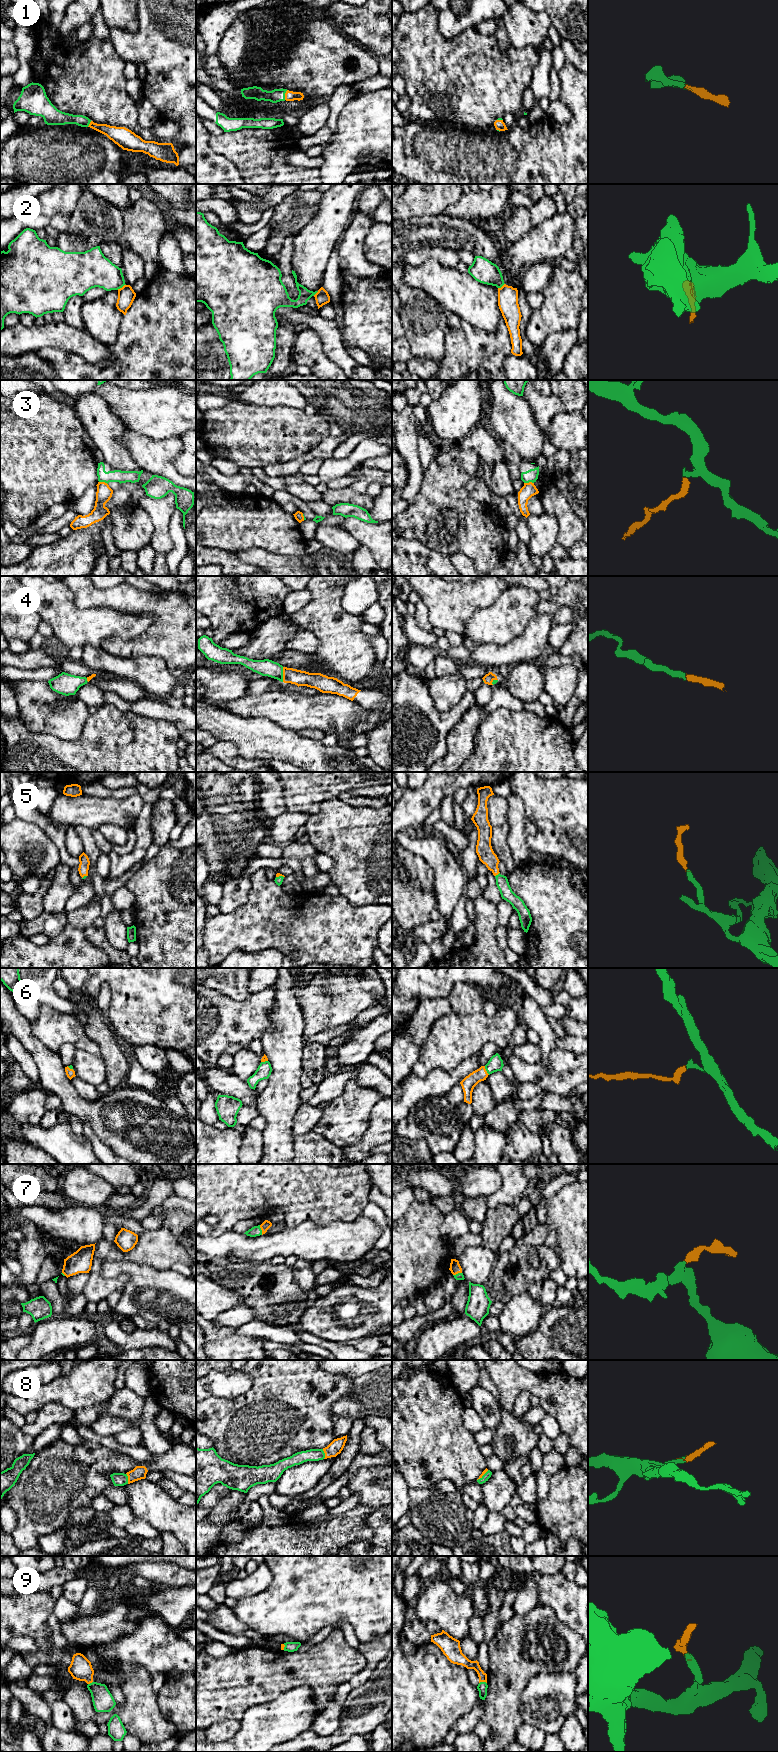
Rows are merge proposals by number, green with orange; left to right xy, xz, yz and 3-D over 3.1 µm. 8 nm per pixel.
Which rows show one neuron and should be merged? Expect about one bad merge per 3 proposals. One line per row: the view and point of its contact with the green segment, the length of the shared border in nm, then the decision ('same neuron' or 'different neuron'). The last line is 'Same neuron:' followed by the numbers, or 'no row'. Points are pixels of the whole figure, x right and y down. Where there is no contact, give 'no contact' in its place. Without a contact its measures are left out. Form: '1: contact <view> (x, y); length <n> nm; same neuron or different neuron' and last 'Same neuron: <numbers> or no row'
1: contact xz (284, 95); length 80 nm; same neuron
2: contact xy (121, 287); length 80 nm; different neuron
3: contact yz (528, 482); length 80 nm; different neuron
4: contact xz (282, 674); length 120 nm; same neuron
5: contact yz (498, 874); length 50 nm; same neuron
6: contact yz (486, 1070); length 80 nm; same neuron
7: contact xz (261, 1230); length 80 nm; same neuron
8: contact xy (127, 1478); length 90 nm; same neuron
9: contact yz (482, 1682); length 60 nm; same neuron
Same neuron: 1, 4, 5, 6, 7, 8, 9

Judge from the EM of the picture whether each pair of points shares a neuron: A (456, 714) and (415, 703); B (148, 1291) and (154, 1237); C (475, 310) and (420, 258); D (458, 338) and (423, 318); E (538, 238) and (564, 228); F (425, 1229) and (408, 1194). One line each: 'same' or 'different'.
A: same
B: different
C: different
D: different
E: same
F: different

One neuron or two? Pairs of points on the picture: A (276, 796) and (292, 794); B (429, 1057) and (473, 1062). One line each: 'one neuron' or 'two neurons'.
A: two neurons
B: two neurons

